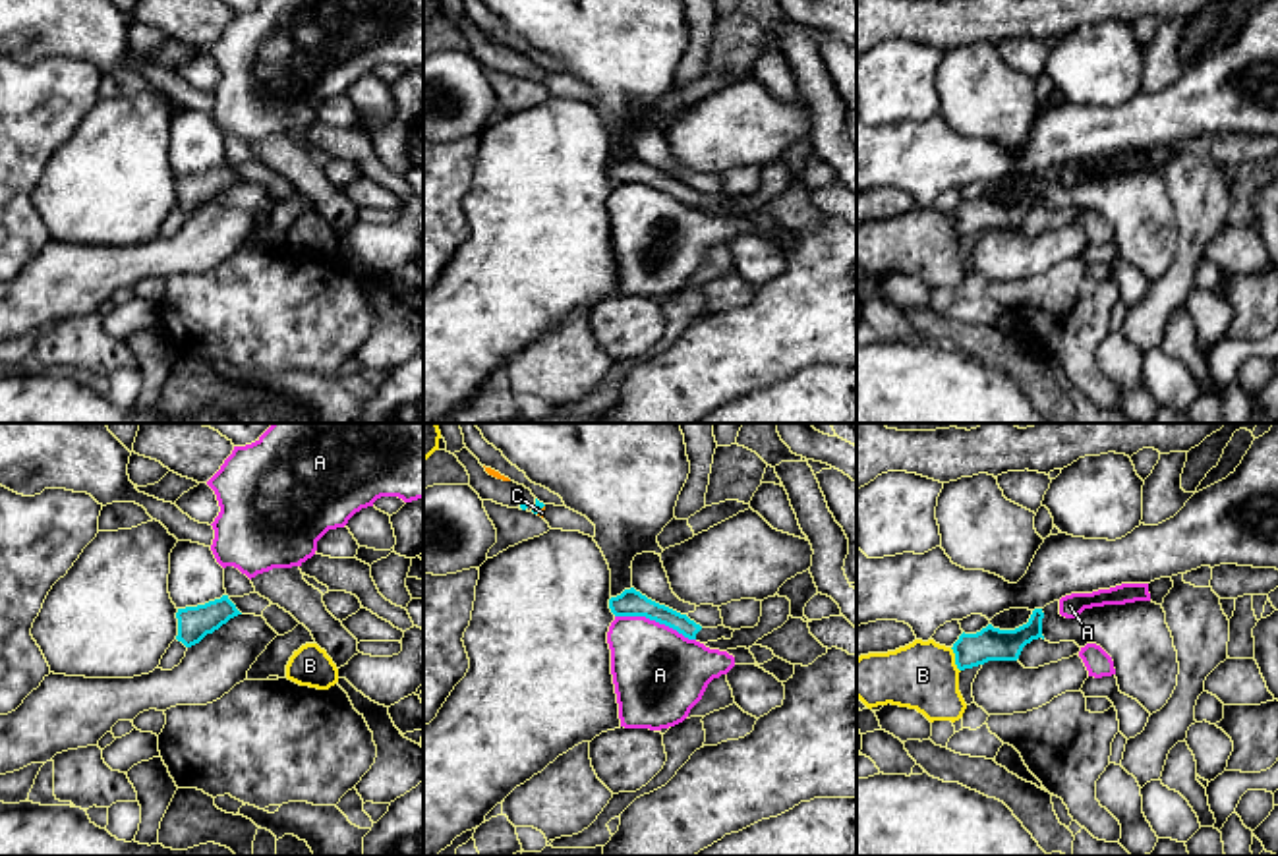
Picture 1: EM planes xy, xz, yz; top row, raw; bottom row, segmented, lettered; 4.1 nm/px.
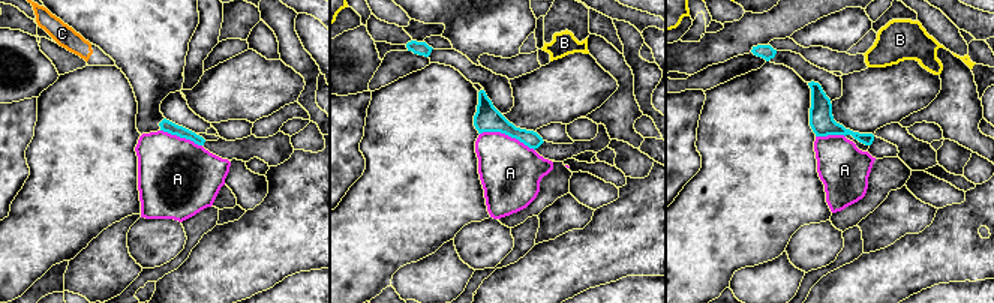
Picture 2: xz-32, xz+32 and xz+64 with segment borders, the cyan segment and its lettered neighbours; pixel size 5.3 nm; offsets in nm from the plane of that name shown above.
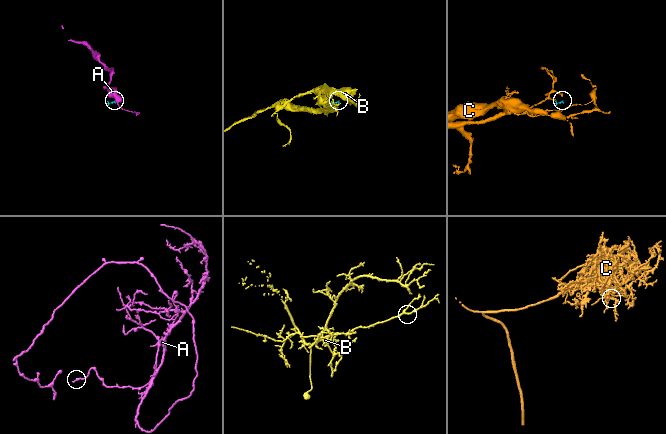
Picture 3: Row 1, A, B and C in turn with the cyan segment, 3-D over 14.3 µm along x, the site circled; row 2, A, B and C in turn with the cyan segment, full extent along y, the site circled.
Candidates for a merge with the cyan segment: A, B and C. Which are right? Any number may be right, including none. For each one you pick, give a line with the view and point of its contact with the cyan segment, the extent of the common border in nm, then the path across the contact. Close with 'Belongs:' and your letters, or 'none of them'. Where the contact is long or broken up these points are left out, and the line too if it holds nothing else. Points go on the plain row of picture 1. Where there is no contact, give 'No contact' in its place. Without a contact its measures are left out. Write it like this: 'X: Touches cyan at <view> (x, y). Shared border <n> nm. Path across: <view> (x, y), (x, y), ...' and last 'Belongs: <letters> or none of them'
Belongs: none of them

